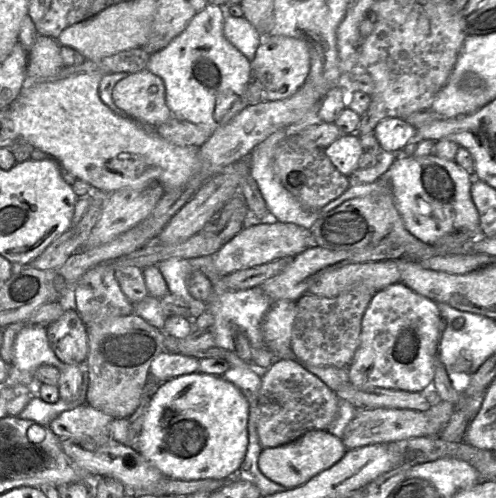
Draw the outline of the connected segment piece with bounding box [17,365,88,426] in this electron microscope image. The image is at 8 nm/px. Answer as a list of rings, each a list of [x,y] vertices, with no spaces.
[[[82,365],[83,382],[80,389],[80,395],[73,401],[64,401],[59,399],[56,403],[47,403],[38,395],[34,395],[27,406],[19,413],[17,417],[24,420],[32,420],[39,424],[49,426],[50,423],[64,411],[74,409],[80,405],[86,404],[88,392],[88,377],[85,371],[85,365]]]

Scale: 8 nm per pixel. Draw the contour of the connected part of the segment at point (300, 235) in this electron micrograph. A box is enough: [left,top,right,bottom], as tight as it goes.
[213,221,315,276]

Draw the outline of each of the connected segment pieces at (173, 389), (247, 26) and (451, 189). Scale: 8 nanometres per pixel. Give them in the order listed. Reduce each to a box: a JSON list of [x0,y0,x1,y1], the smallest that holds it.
[[138,372,249,481],[220,6,263,61],[384,153,479,244]]

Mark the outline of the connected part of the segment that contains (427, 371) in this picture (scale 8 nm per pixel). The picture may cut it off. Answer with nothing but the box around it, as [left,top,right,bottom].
[347,283,443,392]

